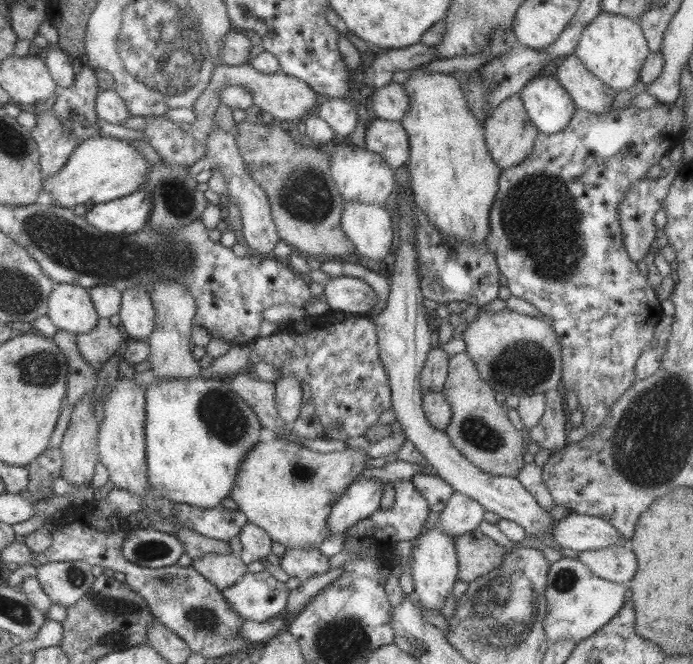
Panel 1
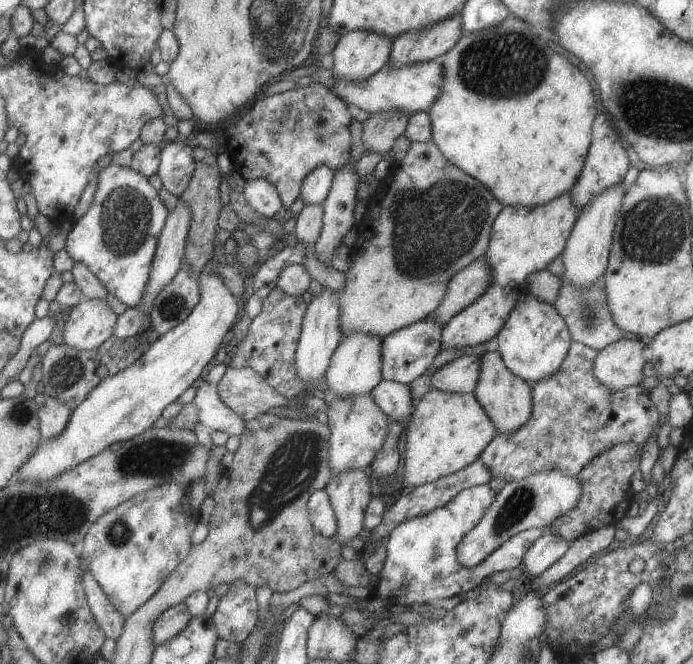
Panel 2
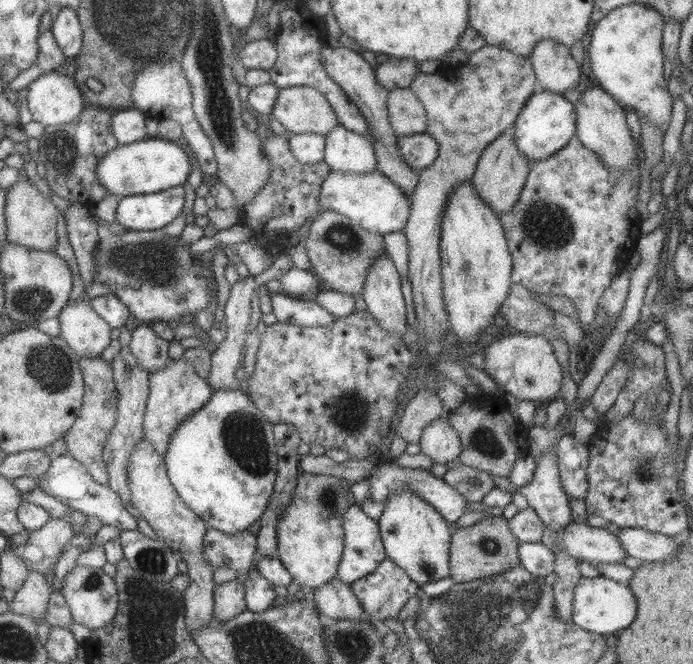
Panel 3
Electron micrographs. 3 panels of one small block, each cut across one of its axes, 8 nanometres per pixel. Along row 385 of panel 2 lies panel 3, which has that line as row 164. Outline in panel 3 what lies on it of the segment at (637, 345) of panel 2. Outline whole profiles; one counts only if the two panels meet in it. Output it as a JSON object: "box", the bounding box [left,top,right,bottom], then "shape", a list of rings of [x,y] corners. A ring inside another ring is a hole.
{"box":[574,87,637,174],"shape":[[[587,87],[580,98],[574,104],[576,114],[576,137],[585,148],[589,148],[593,154],[601,158],[601,162],[617,174],[623,174],[633,160],[637,160],[637,145],[631,137],[631,131],[626,124],[625,108],[623,108],[612,96],[609,96],[605,90]]]}

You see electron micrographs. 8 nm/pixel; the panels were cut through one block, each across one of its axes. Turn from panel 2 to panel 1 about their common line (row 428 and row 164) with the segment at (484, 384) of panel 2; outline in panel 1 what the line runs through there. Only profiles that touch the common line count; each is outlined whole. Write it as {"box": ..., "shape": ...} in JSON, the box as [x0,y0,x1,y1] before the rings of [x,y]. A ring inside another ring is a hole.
{"box":[483,95,538,170],"shape":[[[515,95],[505,97],[503,102],[492,109],[489,116],[483,120],[483,126],[487,152],[499,170],[519,164],[531,152],[538,133],[523,108],[522,100]]]}

